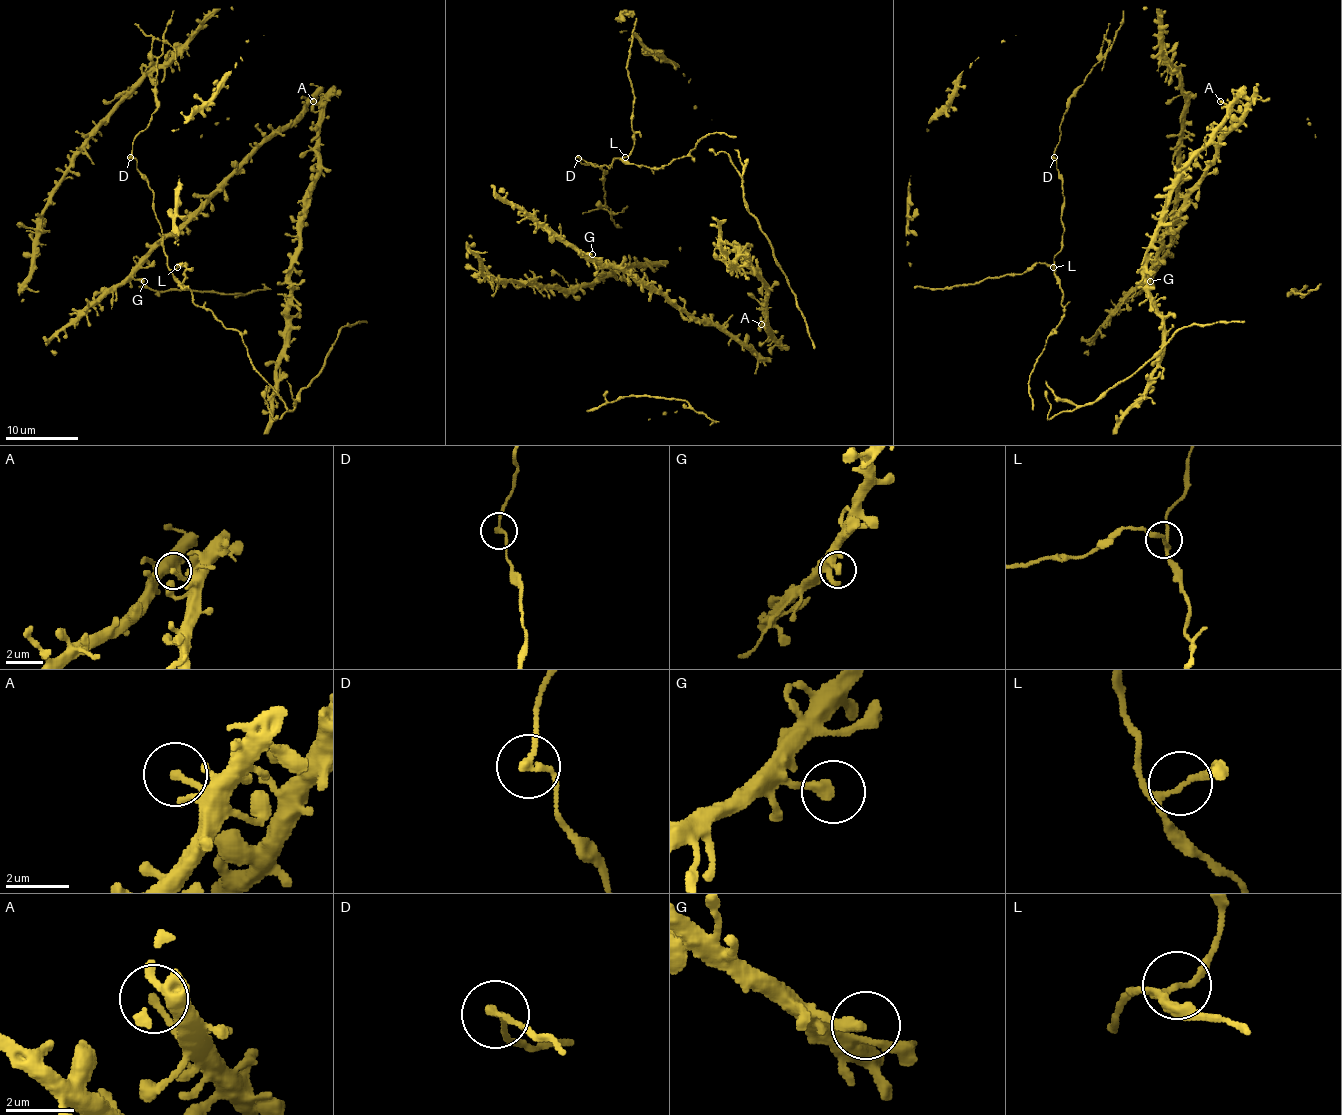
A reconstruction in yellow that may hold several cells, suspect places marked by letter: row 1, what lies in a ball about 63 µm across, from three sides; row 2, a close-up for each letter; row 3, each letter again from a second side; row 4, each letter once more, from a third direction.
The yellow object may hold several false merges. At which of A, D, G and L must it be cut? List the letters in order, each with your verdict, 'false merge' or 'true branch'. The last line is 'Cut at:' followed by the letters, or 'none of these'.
A: true branch
D: false merge
G: true branch
L: false merge
Cut at: D, L

